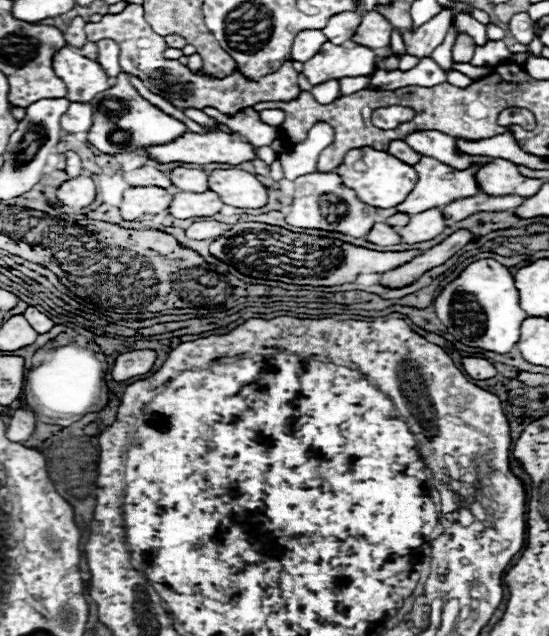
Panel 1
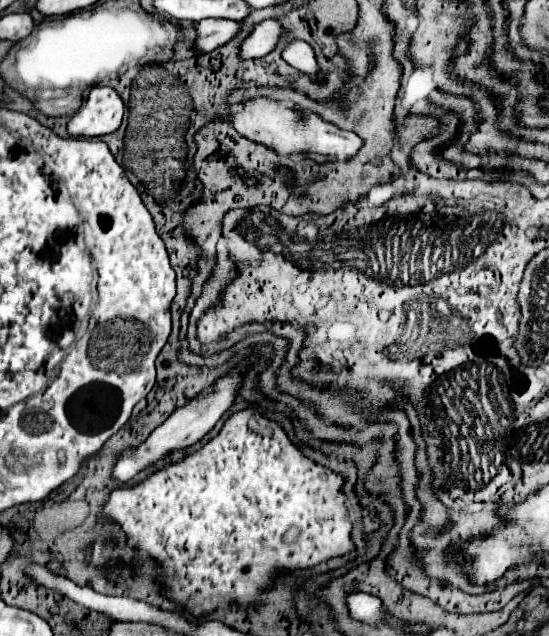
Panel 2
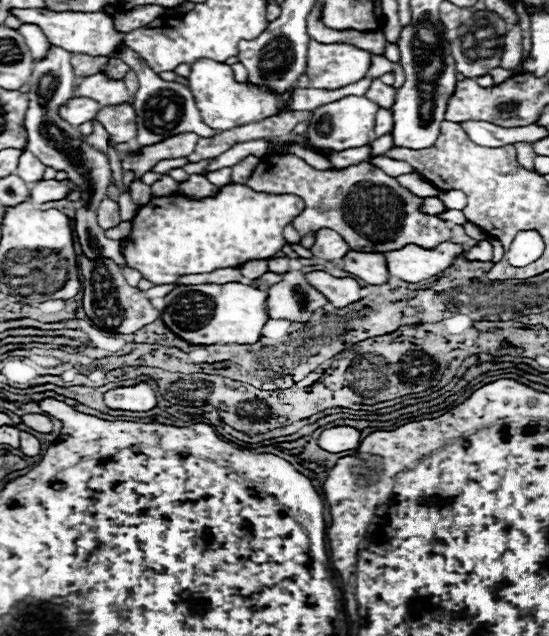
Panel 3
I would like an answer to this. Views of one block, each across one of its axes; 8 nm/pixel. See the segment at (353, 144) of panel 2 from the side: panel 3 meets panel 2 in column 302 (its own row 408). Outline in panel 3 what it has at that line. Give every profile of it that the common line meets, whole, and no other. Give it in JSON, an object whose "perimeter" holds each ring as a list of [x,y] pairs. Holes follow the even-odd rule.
{"perimeter":[[[138,382],[134,386],[114,388],[104,394],[104,402],[112,410],[146,412],[156,406],[156,394],[148,382]]]}

